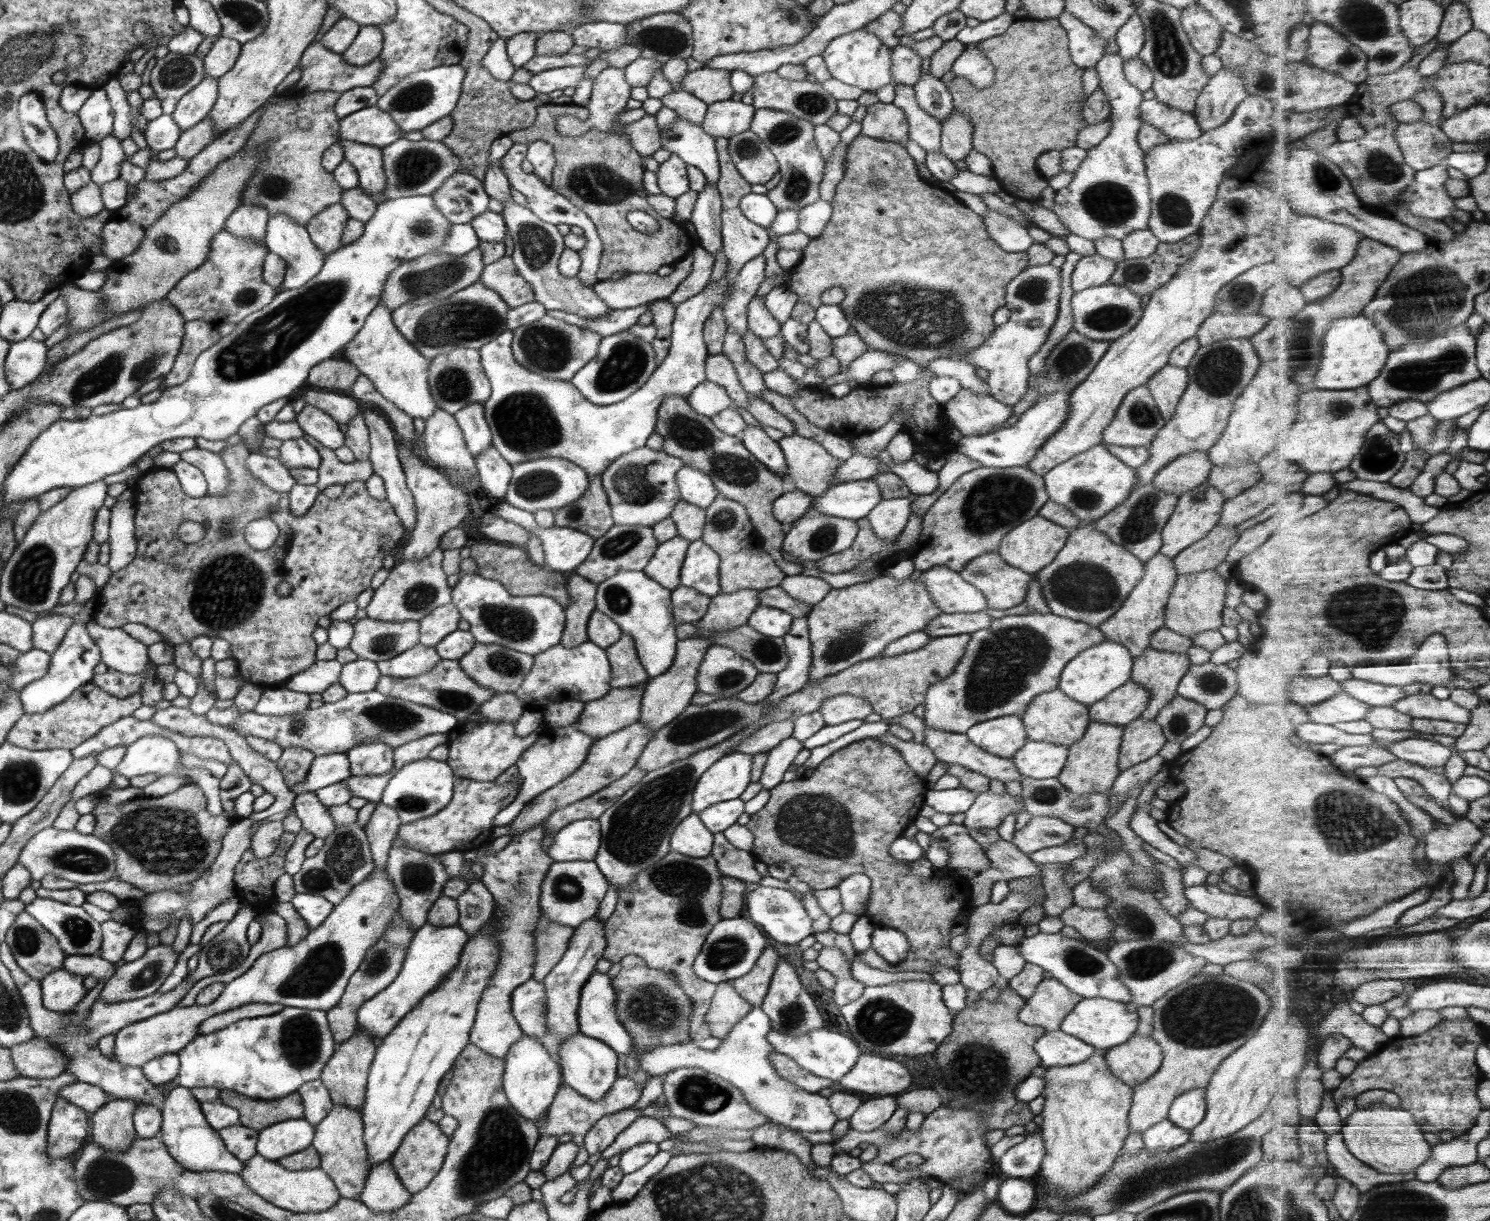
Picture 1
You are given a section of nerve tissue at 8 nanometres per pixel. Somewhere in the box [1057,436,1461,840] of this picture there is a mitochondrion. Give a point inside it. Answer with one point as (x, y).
(1379, 613)

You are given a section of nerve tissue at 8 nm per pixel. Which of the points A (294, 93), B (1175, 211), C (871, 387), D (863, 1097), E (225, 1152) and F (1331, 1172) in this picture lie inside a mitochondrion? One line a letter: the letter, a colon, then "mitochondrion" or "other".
A: other
B: mitochondrion
C: other
D: other
E: other
F: other

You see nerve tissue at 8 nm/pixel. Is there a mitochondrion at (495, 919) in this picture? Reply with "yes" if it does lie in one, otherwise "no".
no

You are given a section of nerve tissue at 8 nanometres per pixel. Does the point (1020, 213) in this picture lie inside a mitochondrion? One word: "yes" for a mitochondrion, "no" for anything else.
no

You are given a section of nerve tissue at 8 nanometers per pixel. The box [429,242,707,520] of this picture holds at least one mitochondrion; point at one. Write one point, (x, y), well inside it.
(524, 422)

